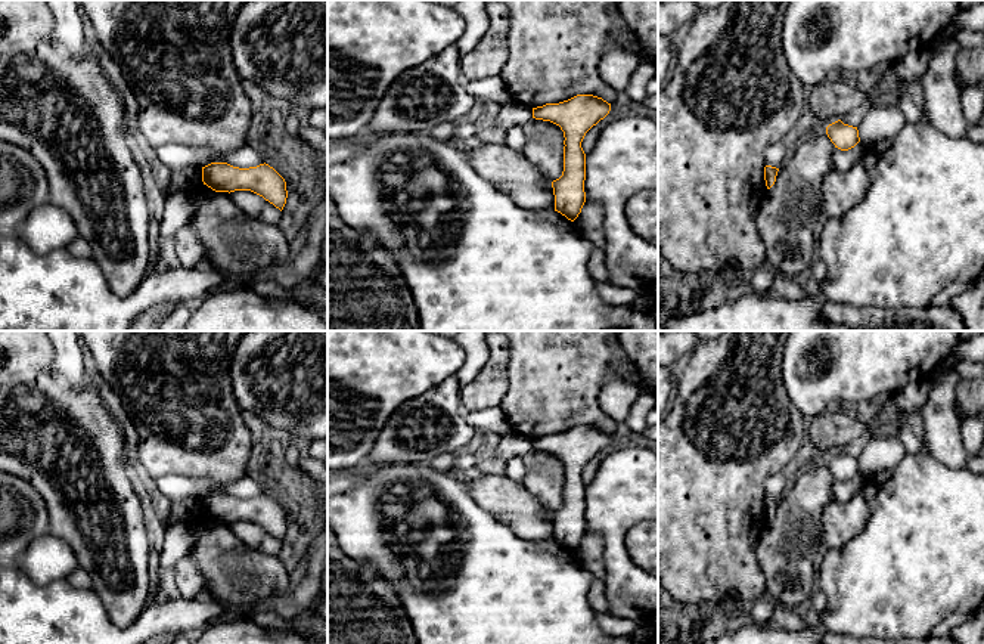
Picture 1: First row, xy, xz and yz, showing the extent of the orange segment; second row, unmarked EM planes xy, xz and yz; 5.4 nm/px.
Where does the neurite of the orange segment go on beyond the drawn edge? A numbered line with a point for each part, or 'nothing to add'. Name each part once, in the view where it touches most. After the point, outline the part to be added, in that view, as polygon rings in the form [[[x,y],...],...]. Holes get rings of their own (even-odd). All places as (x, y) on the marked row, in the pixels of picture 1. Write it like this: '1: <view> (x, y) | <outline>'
nothing to add

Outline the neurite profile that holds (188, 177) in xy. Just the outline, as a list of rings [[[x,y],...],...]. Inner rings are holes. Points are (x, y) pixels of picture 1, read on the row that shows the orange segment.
[[[196,167],[173,170],[167,176],[184,189],[195,188],[201,182],[201,170]]]

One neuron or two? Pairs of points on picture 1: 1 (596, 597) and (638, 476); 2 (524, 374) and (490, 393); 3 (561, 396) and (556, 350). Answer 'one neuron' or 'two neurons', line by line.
1: two neurons
2: two neurons
3: one neuron

